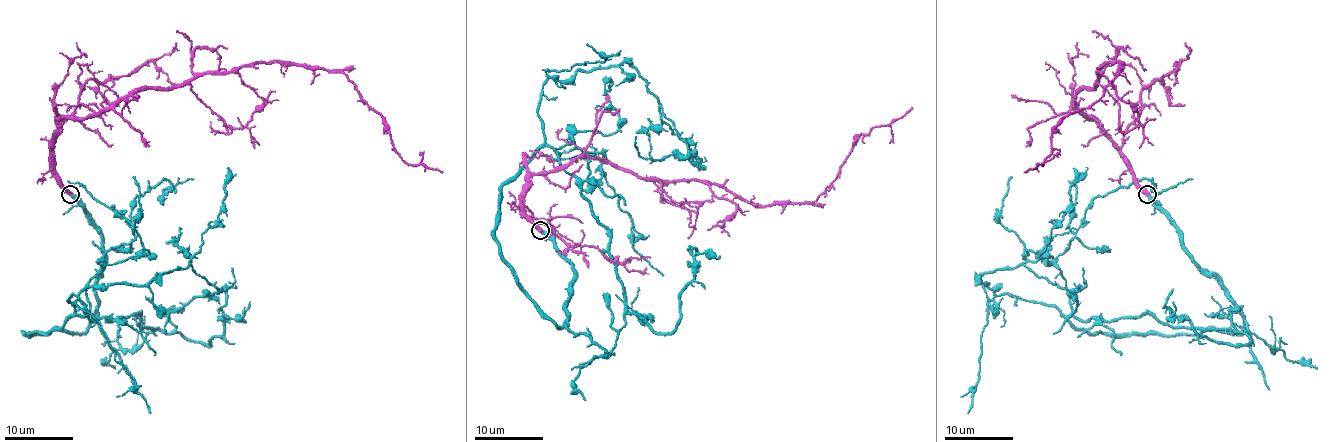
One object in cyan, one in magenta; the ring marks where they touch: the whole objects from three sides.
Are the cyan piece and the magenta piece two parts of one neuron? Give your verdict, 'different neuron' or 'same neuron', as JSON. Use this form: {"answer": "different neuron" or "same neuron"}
{"answer": "same neuron"}

